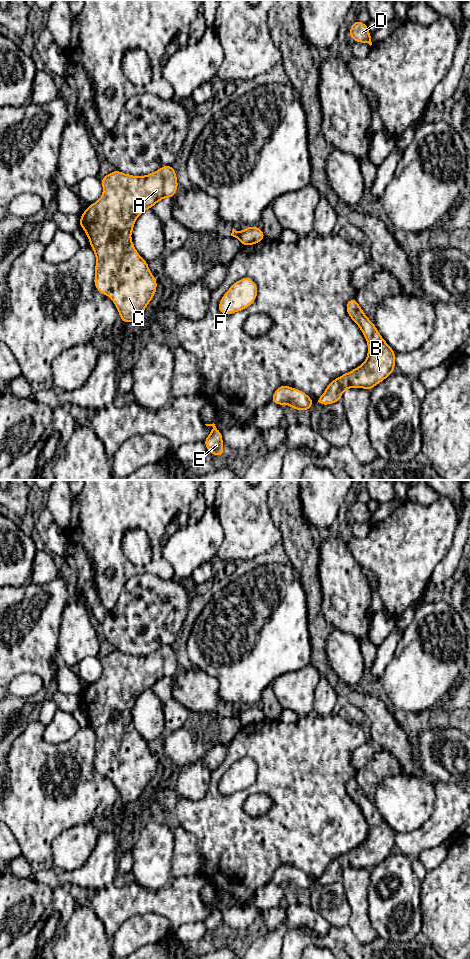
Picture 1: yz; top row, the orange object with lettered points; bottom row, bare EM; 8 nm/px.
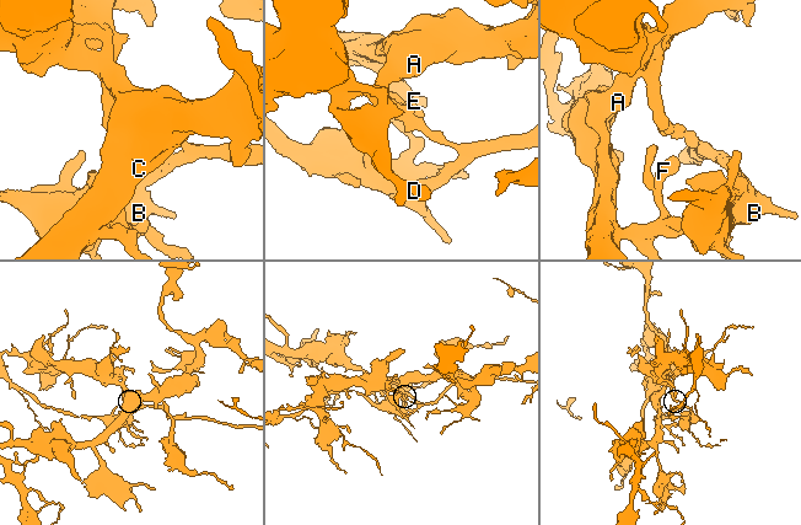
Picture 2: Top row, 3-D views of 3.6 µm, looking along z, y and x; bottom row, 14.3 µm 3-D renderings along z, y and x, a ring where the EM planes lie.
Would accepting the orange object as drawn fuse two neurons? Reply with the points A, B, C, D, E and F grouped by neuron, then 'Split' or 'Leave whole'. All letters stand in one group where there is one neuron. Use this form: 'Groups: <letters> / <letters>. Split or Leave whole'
Groups: A C D E F / B. Split

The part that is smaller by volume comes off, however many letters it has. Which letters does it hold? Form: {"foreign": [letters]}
{"foreign": ["B"]}

